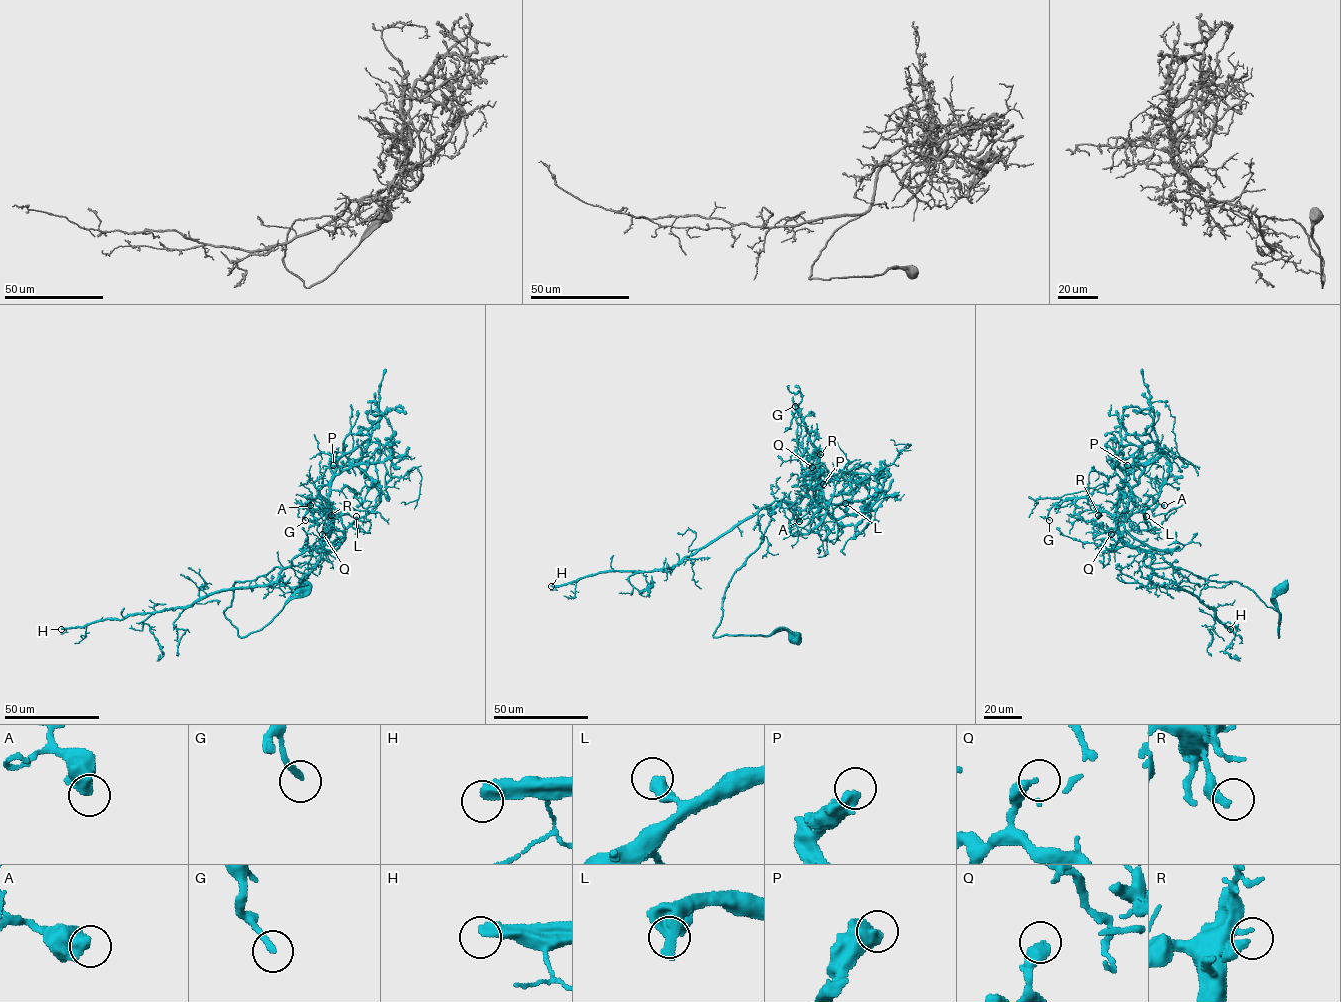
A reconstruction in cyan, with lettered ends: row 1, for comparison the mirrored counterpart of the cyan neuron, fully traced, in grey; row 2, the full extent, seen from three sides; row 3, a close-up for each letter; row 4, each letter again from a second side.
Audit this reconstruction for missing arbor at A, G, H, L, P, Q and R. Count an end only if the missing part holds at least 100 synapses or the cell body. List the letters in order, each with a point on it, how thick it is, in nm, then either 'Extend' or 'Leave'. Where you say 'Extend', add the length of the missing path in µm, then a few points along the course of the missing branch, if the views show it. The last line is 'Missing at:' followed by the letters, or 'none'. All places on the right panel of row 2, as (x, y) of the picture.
A: Place: (1164, 505). Thickness 600 nm. Leave
G: Place: (1049, 520). Thickness 240 nm. Leave
H: Place: (1230, 629). Thickness 440 nm. Extend. Missing length about 150 µm. Course of what is missing: (1230, 629), (1198, 609), (1178, 605), (1155, 606), (1137, 594), (1132, 570), (1136, 562), (1134, 532)
L: Place: (1146, 516). Thickness 440 nm. Leave
P: Place: (1127, 465). Thickness 550 nm. Leave
Q: Place: (1111, 534). Thickness 380 nm. Leave
R: Place: (1098, 515). Thickness 380 nm. Leave
Missing at: H

